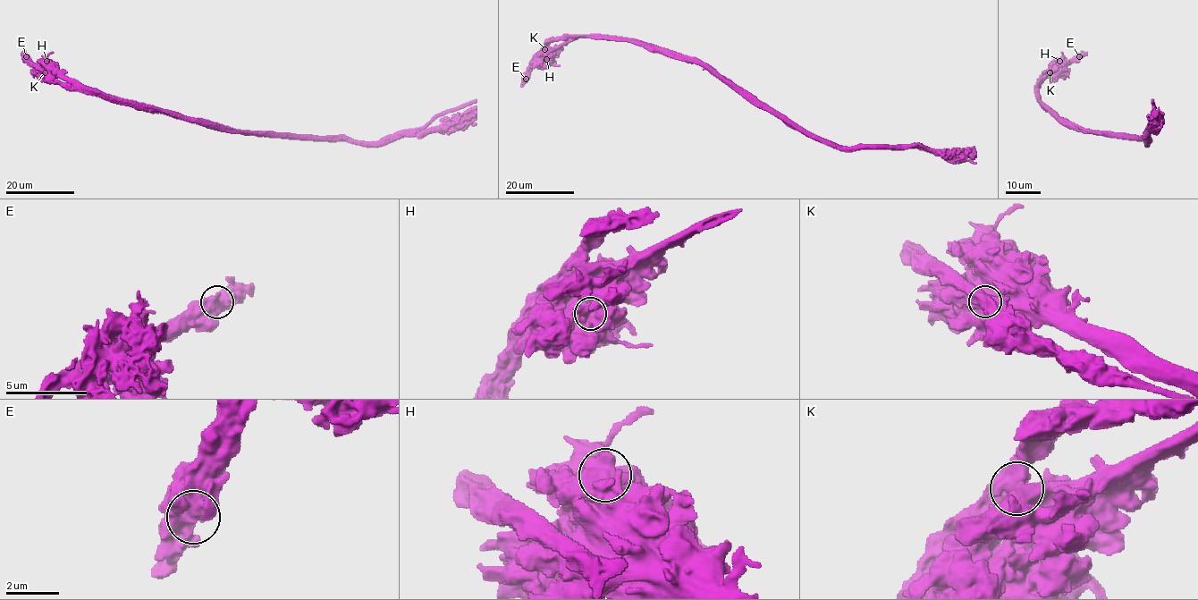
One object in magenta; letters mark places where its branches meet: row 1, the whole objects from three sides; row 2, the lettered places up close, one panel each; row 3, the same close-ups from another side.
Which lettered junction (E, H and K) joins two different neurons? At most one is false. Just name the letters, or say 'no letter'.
K

